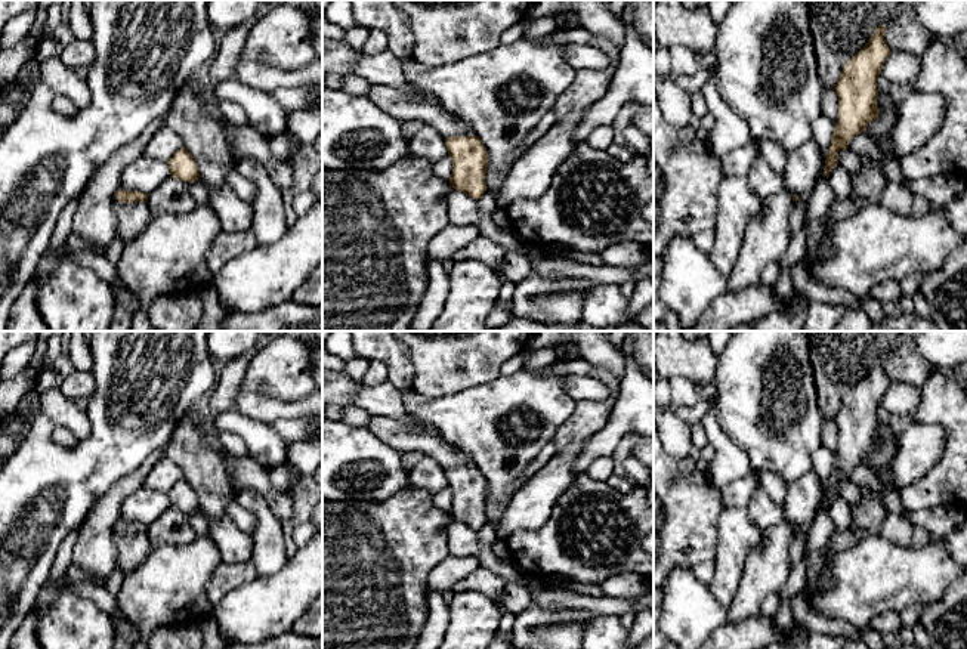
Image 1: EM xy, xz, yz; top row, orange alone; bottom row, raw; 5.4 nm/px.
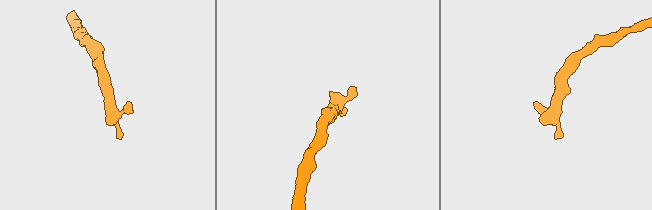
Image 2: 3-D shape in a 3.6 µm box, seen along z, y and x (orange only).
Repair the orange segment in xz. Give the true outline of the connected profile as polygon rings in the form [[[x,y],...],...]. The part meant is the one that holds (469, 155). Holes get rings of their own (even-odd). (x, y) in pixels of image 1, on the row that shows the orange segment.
[[[370,84],[367,96],[387,115],[401,123],[423,121],[445,137],[452,158],[449,183],[473,200],[486,191],[488,152],[470,126],[457,123],[448,111],[429,98],[405,93],[395,87]]]

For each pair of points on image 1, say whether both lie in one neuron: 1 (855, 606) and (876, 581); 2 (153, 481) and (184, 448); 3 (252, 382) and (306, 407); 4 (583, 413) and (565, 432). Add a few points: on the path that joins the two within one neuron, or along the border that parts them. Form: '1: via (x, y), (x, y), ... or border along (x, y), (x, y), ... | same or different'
1: via (856, 600), (870, 587) | same
2: border along (166, 456), (181, 469), (182, 476) | different
3: border along (258, 392), (281, 399), (300, 399), (306, 396) | different
4: via (580, 417), (569, 427) | same

